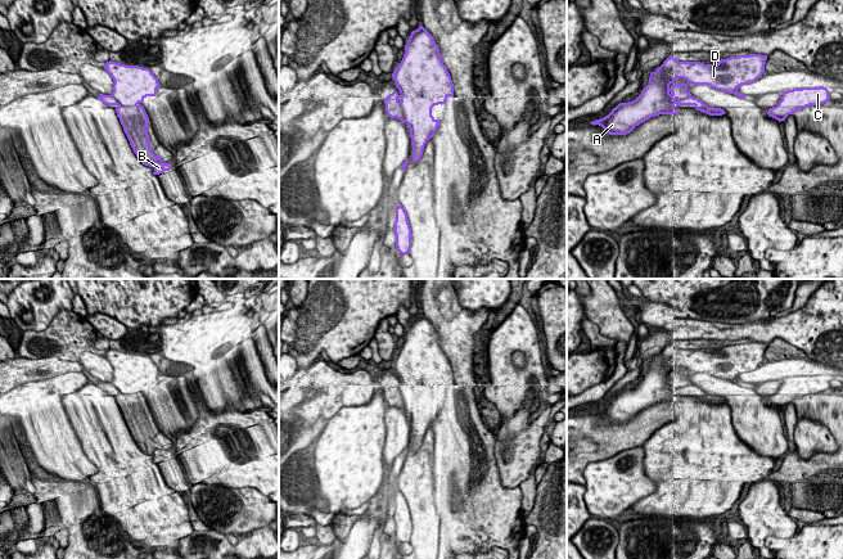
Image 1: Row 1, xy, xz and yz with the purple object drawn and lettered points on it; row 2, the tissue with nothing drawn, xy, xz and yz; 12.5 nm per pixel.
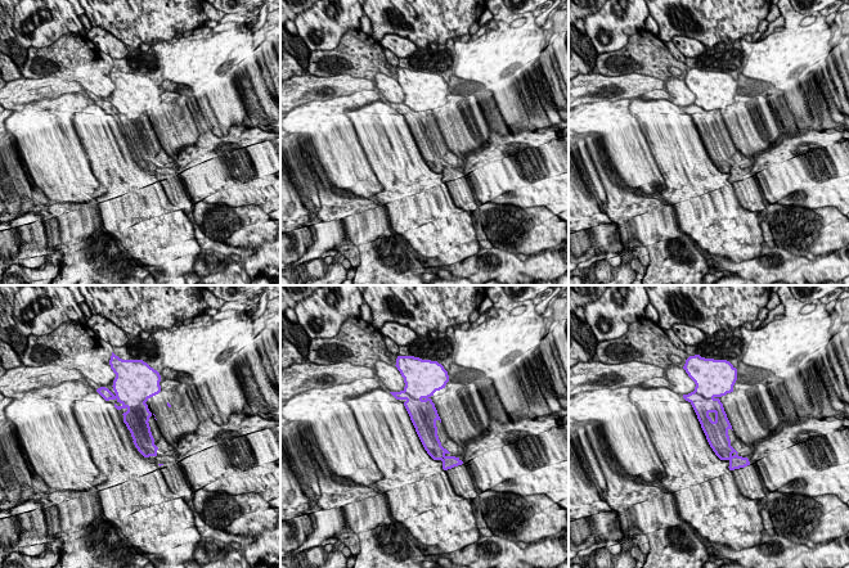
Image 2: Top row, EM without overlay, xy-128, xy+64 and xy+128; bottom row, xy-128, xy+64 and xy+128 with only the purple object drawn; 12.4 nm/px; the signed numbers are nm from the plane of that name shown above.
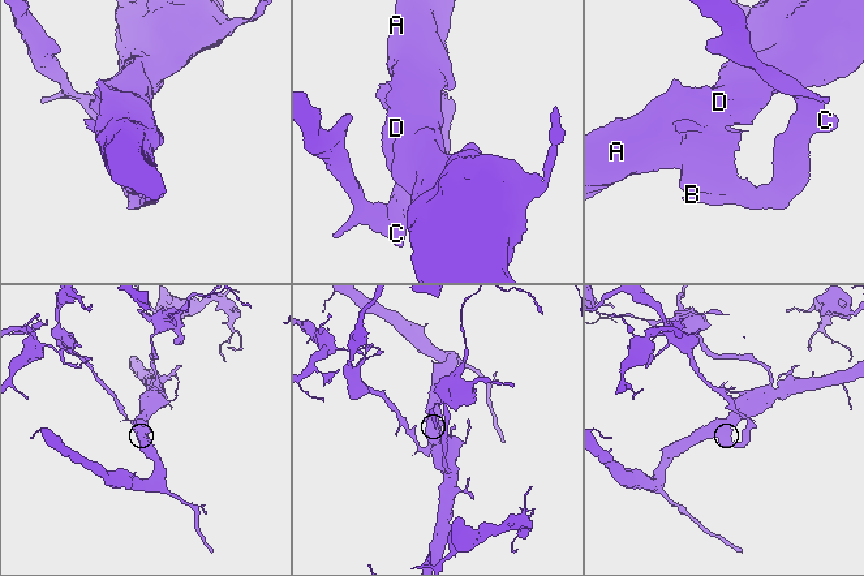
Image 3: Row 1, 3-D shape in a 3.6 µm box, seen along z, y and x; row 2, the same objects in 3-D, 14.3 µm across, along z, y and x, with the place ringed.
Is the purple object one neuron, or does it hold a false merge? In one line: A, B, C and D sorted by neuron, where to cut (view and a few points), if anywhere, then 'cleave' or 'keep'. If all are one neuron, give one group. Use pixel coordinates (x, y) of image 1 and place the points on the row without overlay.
A D / B C | xy (111, 383), (121, 392), (136, 393) | cleave

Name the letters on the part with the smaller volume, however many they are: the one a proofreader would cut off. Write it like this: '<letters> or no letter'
B, C

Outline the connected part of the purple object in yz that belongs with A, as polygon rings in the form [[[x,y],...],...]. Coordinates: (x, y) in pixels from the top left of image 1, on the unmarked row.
[[[749,342],[721,347],[716,352],[704,352],[700,350],[679,350],[670,343],[655,360],[650,361],[648,373],[635,388],[619,391],[608,404],[590,411],[601,414],[605,421],[609,423],[630,421],[636,414],[652,405],[659,402],[676,402],[676,389],[691,384],[688,378],[689,370],[693,373],[707,373],[745,387],[747,384],[739,382],[738,377],[741,373],[752,371],[758,368],[765,360],[766,348],[767,343]]]

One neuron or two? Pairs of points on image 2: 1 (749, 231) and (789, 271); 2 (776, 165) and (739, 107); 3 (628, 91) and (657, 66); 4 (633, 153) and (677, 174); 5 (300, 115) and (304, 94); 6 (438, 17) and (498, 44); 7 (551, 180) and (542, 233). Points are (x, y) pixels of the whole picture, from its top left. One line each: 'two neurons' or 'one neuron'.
1: two neurons
2: two neurons
3: two neurons
4: two neurons
5: two neurons
6: two neurons
7: two neurons

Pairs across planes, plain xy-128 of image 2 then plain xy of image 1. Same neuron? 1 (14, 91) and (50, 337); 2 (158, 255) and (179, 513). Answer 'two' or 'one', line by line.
1: two
2: one

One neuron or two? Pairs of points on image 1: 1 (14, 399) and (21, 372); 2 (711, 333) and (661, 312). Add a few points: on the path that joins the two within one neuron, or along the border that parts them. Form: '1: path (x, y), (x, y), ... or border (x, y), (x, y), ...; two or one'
1: border (25, 382), (13, 388); two
2: path (698, 329), (680, 329), (674, 325); one

